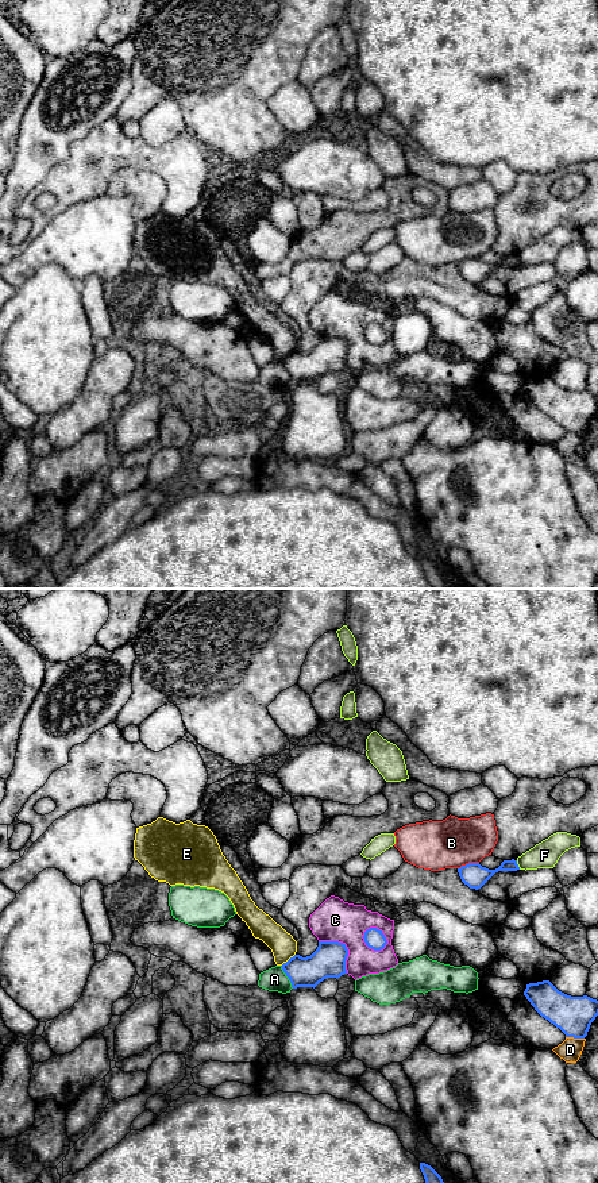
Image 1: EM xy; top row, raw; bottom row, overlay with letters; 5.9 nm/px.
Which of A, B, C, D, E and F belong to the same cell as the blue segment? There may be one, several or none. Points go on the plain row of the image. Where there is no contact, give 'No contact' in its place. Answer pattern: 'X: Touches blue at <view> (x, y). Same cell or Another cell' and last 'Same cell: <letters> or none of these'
A: Touches blue at xy (286, 370). Another cell
B: Touches blue at xy (467, 259). Another cell
C: Touches blue at xy (378, 324). Another cell
D: Touches blue at xy (575, 432). Another cell
E: Touches blue at xy (289, 354). Another cell
F: Touches blue at xy (517, 259). Another cell
Same cell: none of these

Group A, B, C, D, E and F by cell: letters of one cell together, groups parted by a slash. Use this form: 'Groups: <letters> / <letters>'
Groups: A / B / C / D / E / F

